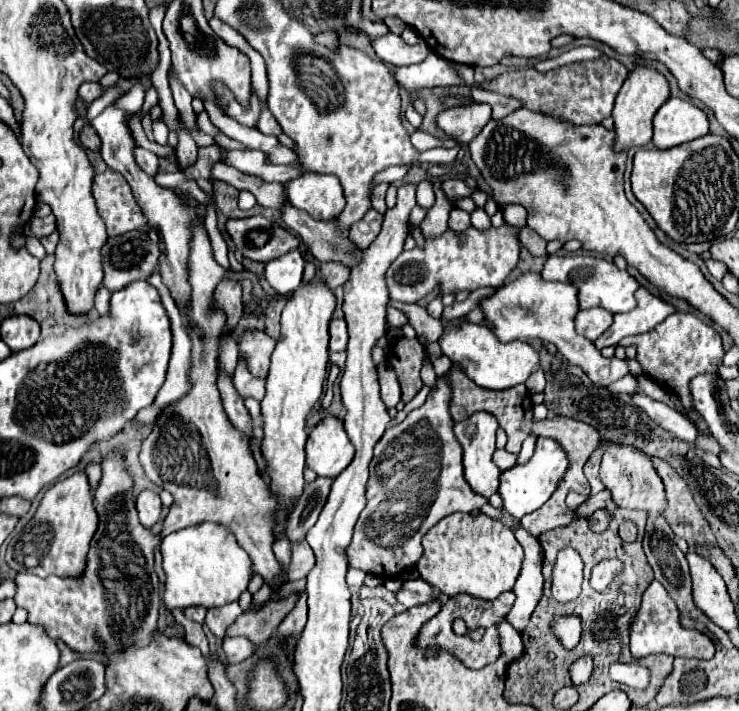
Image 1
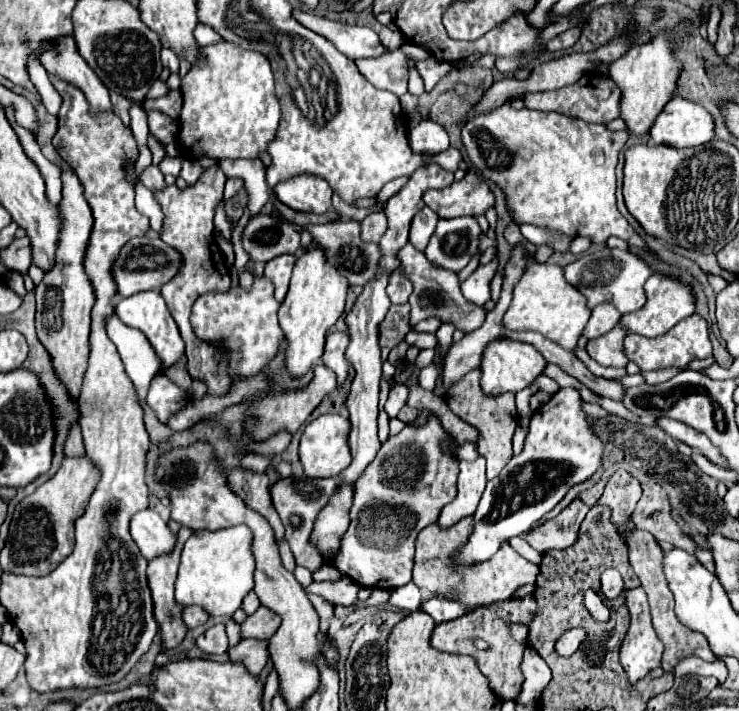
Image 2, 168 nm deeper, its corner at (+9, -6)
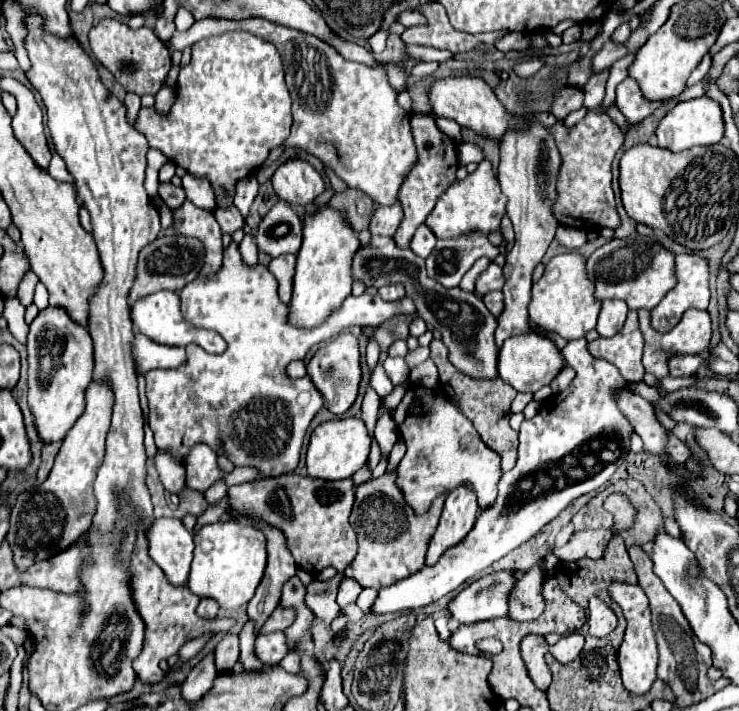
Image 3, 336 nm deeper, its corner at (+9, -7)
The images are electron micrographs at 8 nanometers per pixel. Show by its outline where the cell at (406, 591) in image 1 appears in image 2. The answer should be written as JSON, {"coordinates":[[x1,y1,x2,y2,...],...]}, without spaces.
{"coordinates":[[438,595,438,597,432,597,428,603,424,603,422,611,430,613,436,623,444,623,444,621,452,621,452,619,466,615,470,611,470,607,466,607,464,603,460,603,456,599,448,599,448,597]]}

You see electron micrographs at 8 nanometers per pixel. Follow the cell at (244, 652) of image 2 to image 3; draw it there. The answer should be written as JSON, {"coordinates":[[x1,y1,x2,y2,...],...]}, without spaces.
{"coordinates":[[274,632,274,634,266,634,266,636,258,636,256,644,254,644,254,654,262,664,278,664,284,656,286,656,288,648,286,648,286,640,284,640,284,632]]}

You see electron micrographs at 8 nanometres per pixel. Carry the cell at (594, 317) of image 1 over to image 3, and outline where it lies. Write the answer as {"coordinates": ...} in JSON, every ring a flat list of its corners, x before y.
{"coordinates":[[604,300,600,316,598,316,596,332,600,336,614,336,626,320,626,312,628,308,622,300]]}

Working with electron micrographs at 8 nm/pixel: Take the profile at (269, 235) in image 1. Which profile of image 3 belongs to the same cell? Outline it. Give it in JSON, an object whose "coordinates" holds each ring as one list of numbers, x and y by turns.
{"coordinates":[[278,202,260,222,256,230,258,250,272,258,280,254,296,254,302,244,302,224,294,208,286,202]]}

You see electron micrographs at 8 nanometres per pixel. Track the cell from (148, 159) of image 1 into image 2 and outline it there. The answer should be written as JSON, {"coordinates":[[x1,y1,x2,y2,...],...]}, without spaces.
{"coordinates":[[150,165,150,167,142,173,142,181,144,181,144,185,146,185,152,193,156,193,156,191,160,191,160,189,166,187,164,175,162,175,162,171,160,171,156,165]]}

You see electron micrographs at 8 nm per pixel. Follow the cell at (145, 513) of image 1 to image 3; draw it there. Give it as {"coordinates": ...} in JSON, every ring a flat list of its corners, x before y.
{"coordinates":[[156,518,146,530,148,554,172,584,186,584,192,562,192,534,178,518]]}

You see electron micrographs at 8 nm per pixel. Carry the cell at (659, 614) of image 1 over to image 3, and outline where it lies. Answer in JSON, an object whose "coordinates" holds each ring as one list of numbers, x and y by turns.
{"coordinates":[[610,582,608,594,612,596,612,602,616,602,624,618,628,622,624,642,618,648,618,664,620,664,620,674,626,690,632,694,646,694,656,680,656,666,658,666,658,648,656,648,656,638,652,632,652,622,650,622,650,608,648,608,648,598,638,584,624,584,624,582]]}

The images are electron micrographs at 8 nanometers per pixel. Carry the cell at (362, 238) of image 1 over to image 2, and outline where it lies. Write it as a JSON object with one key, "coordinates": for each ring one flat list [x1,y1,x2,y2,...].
{"coordinates":[[374,211,362,221,362,239,364,241,374,241,378,243,382,235,386,233,386,213,384,211]]}

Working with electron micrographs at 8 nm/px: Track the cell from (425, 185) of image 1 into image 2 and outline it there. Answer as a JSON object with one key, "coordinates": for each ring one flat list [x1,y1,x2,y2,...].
{"coordinates":[[424,207,412,221,412,227,410,227,410,243,418,249,418,251,424,251,426,249,426,243,430,241,434,229,436,229,436,223,438,223,438,215]]}

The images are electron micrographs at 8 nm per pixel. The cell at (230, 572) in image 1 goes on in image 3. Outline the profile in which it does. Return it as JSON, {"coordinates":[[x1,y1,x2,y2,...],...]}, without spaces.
{"coordinates":[[238,522,206,524,194,534,194,560,188,574,188,590,198,598,214,598,220,608,236,610,250,602,266,566,266,538,252,526]]}

